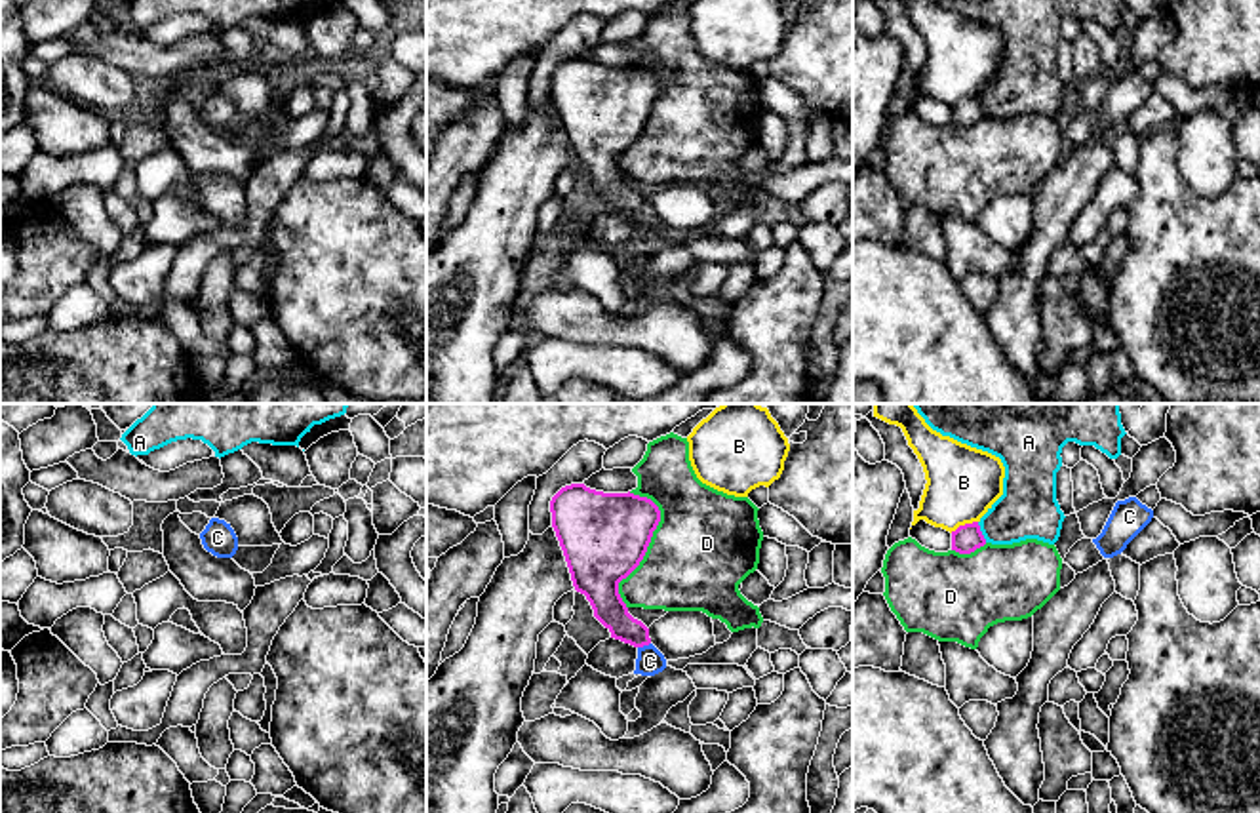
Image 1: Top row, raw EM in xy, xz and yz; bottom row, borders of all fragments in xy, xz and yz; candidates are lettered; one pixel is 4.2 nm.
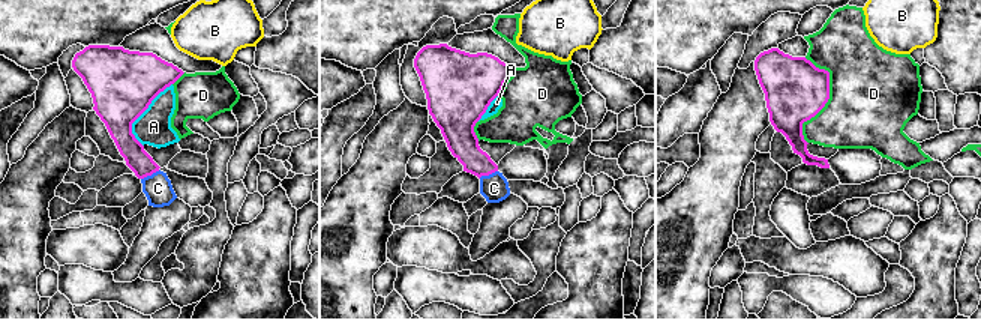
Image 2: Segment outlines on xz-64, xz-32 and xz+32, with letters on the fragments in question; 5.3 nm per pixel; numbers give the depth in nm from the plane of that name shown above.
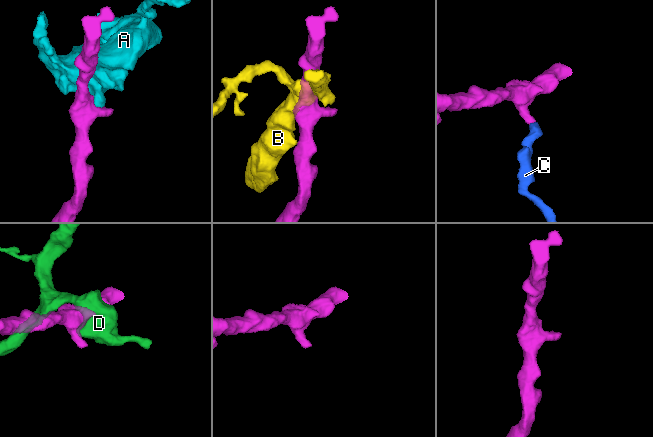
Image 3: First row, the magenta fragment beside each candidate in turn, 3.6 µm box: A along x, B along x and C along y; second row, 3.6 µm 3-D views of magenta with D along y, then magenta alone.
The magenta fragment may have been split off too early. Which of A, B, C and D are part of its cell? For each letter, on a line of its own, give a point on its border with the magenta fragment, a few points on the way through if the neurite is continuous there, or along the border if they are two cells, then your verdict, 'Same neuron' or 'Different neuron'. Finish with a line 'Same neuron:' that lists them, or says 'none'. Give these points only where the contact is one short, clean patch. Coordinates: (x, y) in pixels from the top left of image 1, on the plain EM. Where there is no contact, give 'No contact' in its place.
A: Touches magenta at yz (981, 105). Different neuron
B: Touches magenta at yz (965, 98). Different neuron
C: Touches magenta at xz (644, 218). Path across: xz (610, 183), (644, 218), (649, 235). Same neuron
D: Touches magenta at xz (648, 118). Different neuron
Same neuron: C

